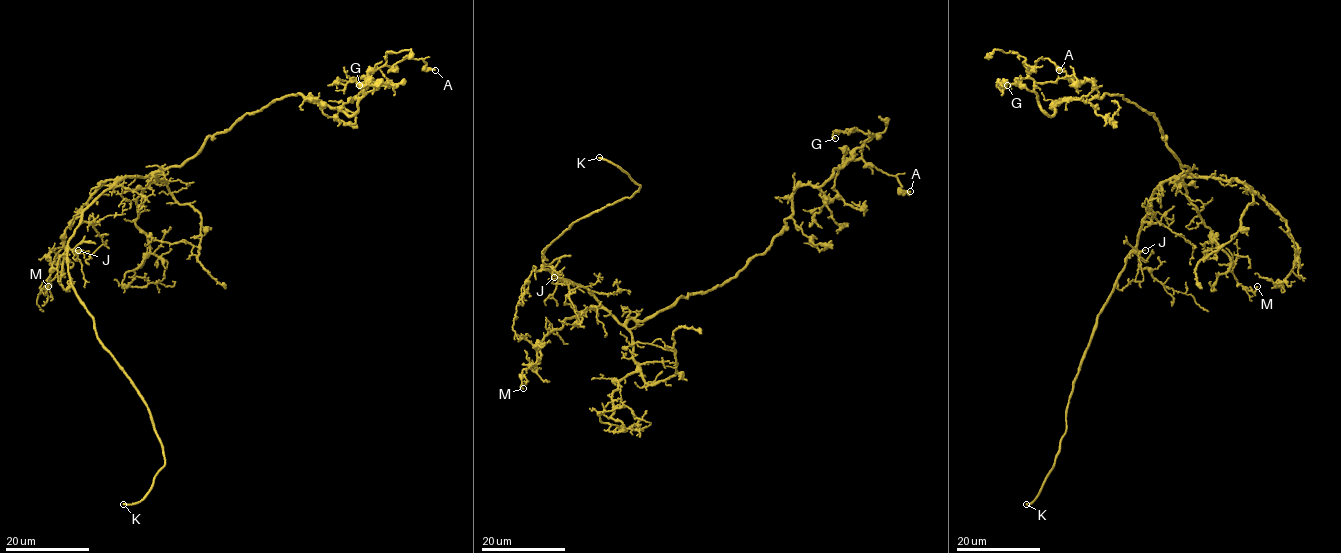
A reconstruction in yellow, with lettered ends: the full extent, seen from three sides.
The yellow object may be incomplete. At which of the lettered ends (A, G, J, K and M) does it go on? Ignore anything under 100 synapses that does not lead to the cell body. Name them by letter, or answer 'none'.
K

